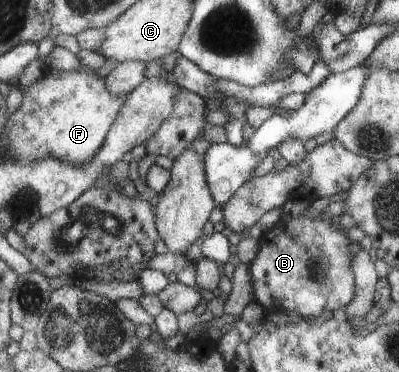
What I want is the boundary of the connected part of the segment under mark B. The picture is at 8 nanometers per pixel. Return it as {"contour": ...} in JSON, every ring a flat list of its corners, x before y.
{"contour":[[320,213,315,219,308,216,284,216,259,238,260,250,256,258,249,264,253,286,254,301,268,310,282,308,296,310,304,318,316,318,324,310,334,312,344,308,354,298,355,278,351,269,353,256,350,245,353,241,344,236,342,229,335,230,330,223,332,218,326,213]]}

